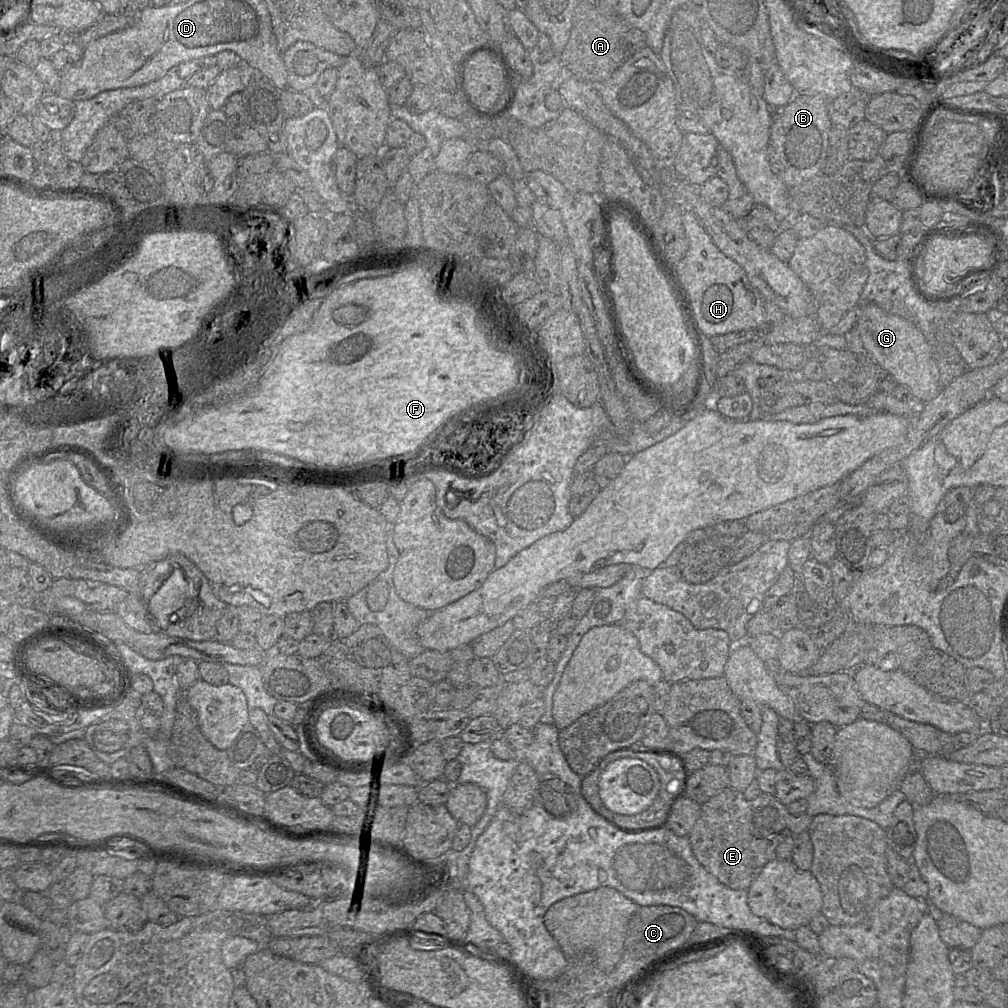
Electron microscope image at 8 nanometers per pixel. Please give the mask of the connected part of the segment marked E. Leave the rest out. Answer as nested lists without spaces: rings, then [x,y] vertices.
[[[727,787],[701,805],[700,816],[688,835],[688,839],[698,862],[722,884],[733,889],[748,889],[756,880],[763,867],[775,858],[778,844],[786,837],[796,837],[808,831],[813,817],[807,812],[793,816],[786,805],[774,795],[762,793],[753,800],[747,800],[734,788]]]

